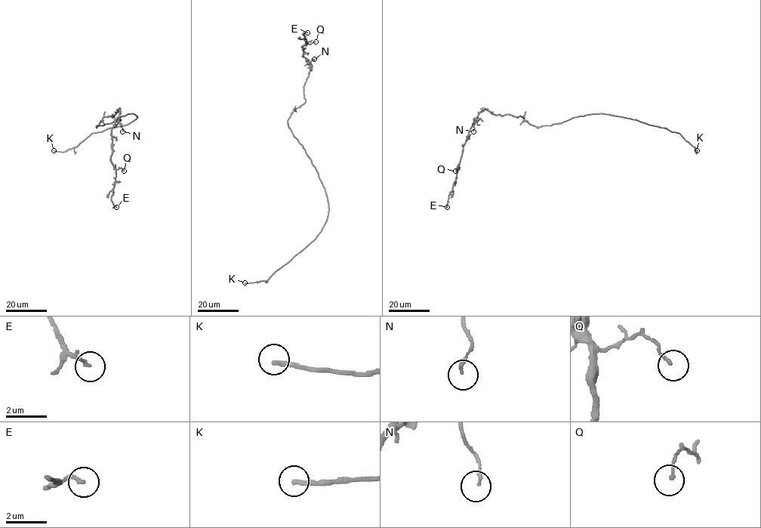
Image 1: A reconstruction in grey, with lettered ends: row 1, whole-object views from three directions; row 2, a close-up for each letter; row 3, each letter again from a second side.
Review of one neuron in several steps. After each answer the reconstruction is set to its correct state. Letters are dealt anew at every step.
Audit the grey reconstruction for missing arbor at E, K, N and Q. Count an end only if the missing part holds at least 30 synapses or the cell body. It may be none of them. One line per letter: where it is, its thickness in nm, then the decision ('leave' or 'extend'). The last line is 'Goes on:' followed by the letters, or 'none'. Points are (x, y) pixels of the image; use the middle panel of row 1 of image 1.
E: place (307, 32); calibre 150 nm; leave
K: place (244, 282); calibre 220 nm; extend
N: place (314, 59); calibre 130 nm; leave
Q: place (315, 41); calibre 120 nm; leave
Goes on: K

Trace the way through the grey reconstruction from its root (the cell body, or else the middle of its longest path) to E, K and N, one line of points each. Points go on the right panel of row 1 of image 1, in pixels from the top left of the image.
E: (555, 124), (534, 126), (519, 115), (494, 114), (483, 109), (468, 132), (447, 207)
K: (555, 124), (590, 114), (622, 116), (678, 132), (697, 150)
N: (555, 124), (534, 126), (519, 115), (494, 114), (483, 109), (477, 116), (473, 131)

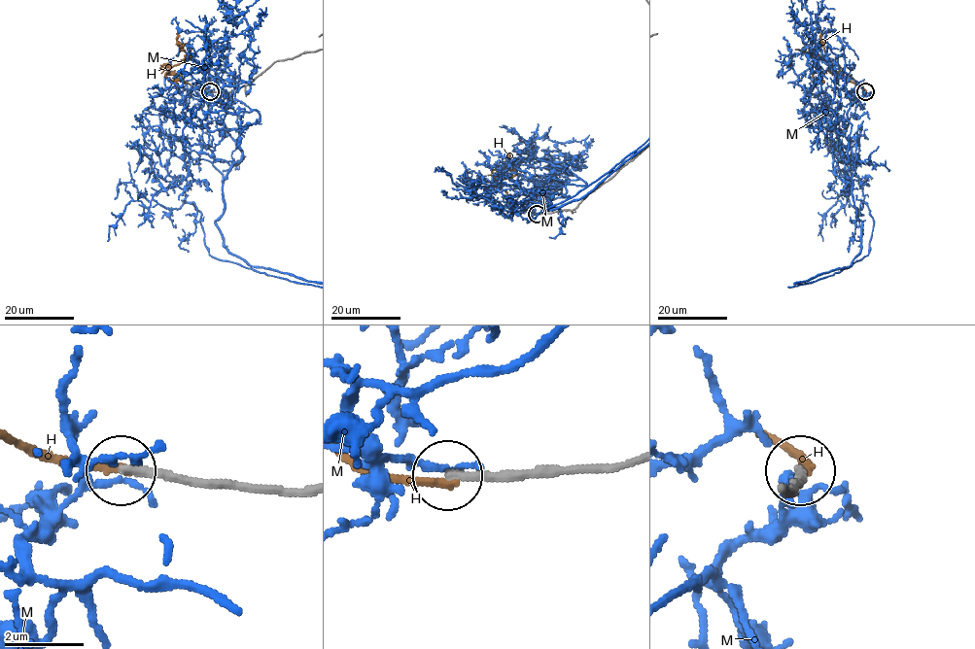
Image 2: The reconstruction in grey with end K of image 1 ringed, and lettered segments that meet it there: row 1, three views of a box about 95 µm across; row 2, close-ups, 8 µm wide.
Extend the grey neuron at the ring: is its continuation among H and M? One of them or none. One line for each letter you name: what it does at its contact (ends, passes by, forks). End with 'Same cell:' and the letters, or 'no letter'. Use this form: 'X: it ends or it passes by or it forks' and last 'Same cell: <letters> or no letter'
Same cell: no letter

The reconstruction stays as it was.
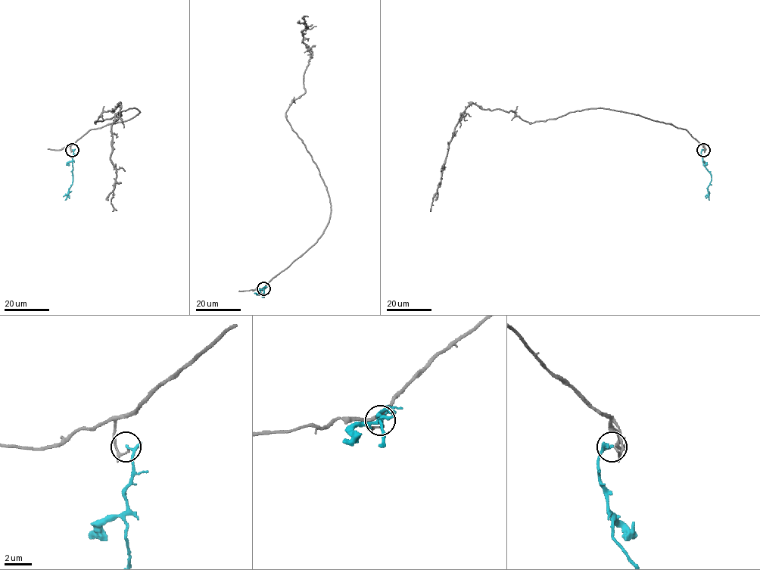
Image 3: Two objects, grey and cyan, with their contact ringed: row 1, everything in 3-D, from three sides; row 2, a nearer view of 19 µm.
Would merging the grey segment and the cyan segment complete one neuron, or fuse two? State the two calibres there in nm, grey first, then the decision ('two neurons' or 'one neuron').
80/110 nm | two neurons

